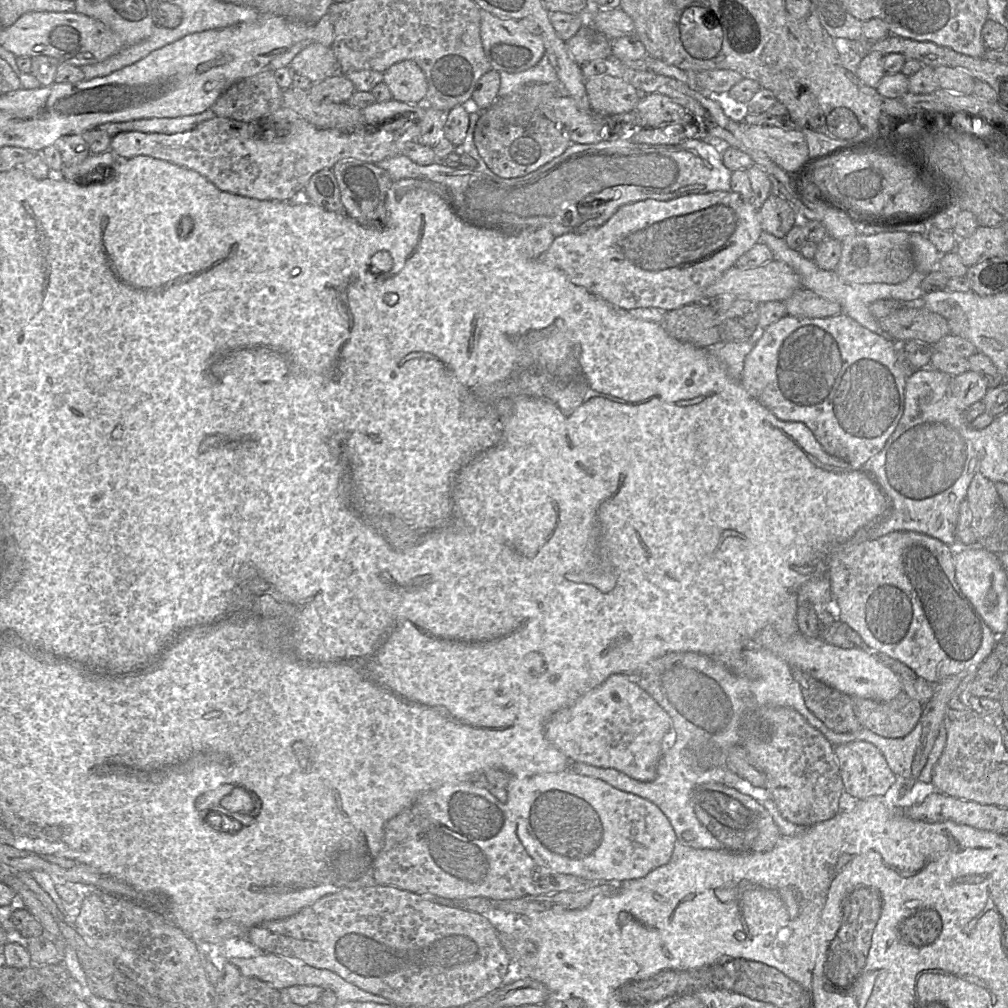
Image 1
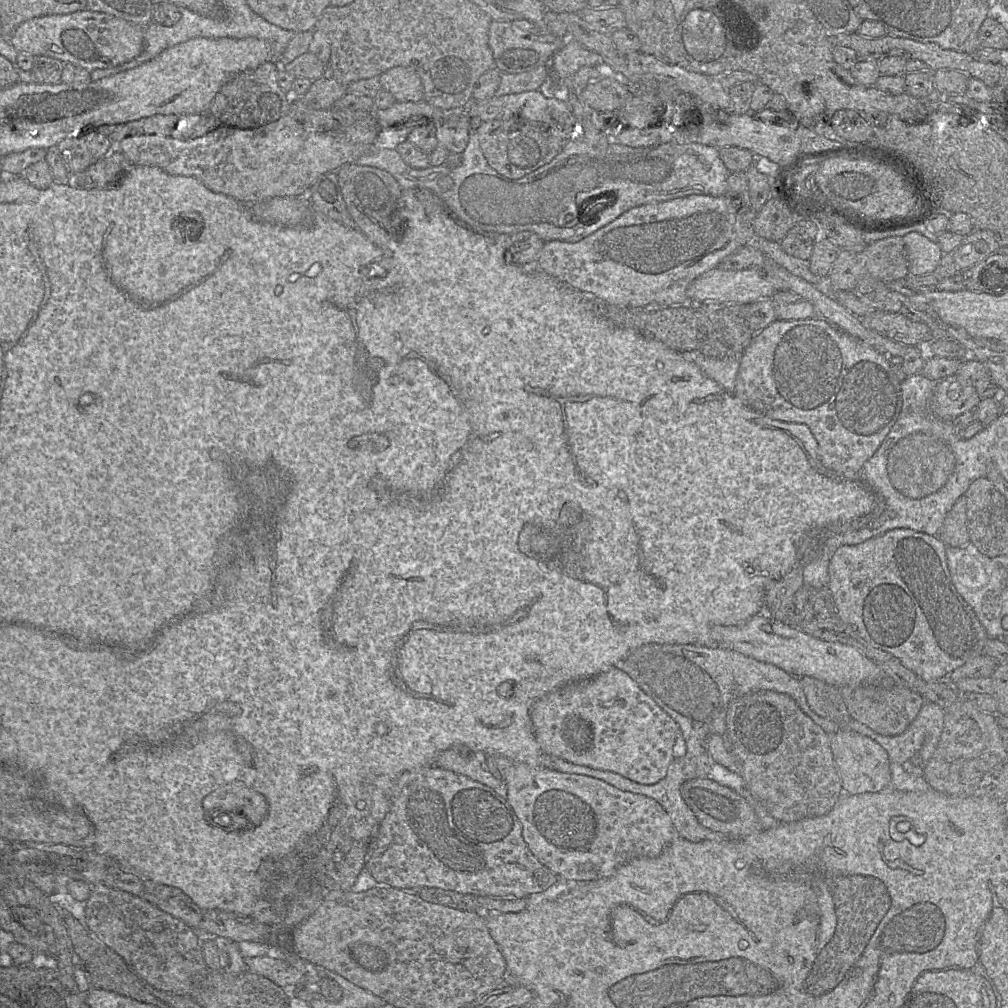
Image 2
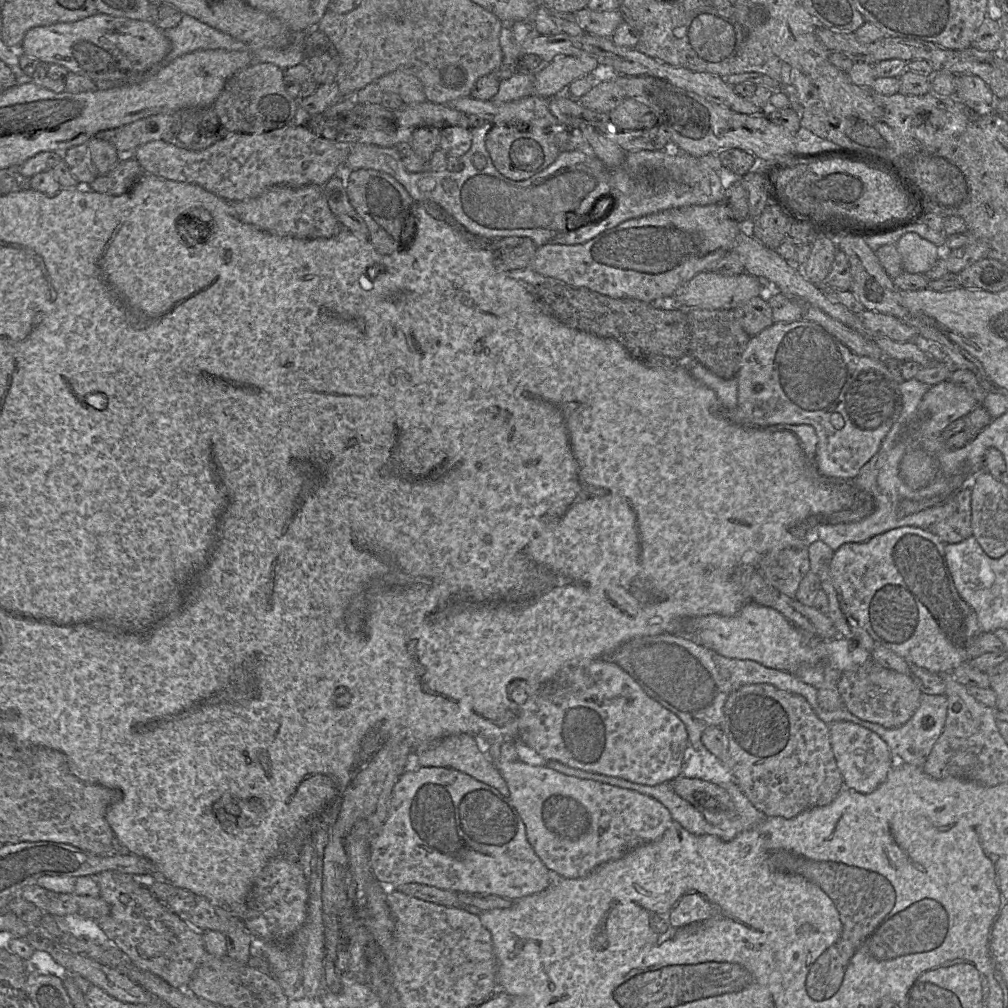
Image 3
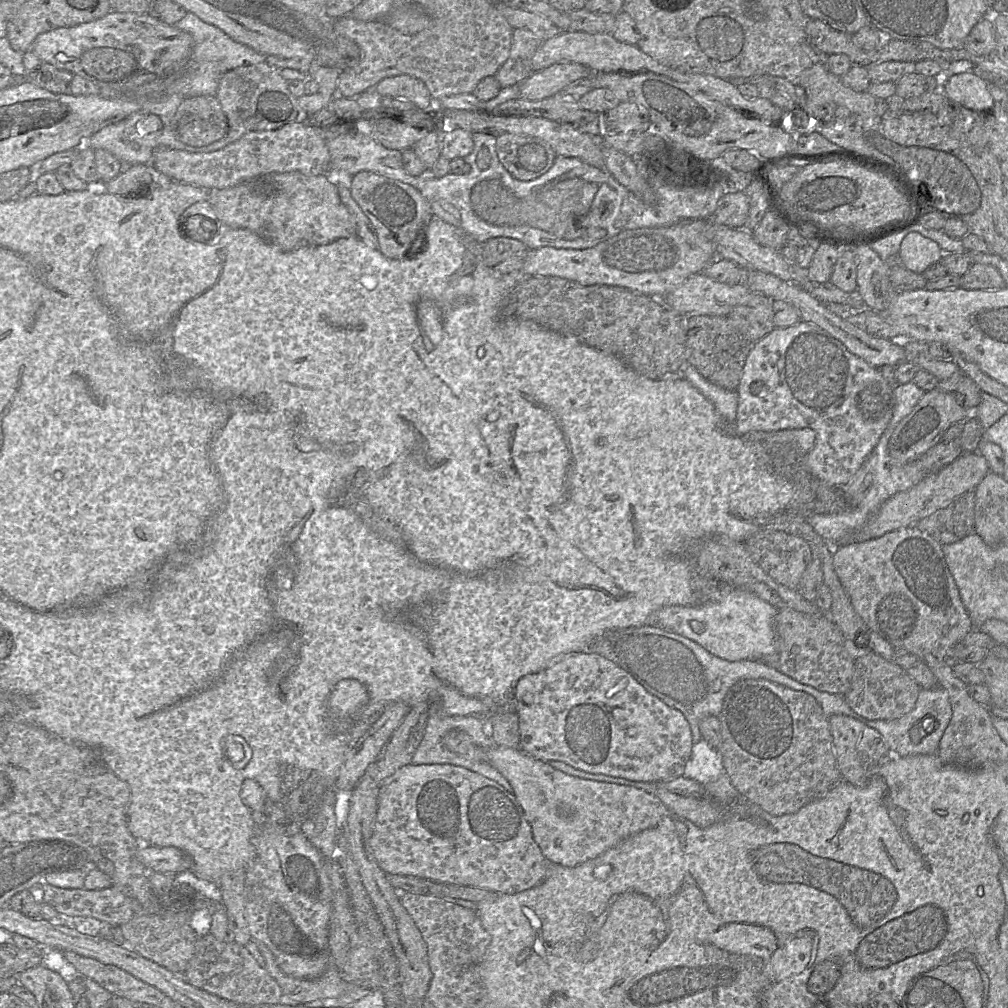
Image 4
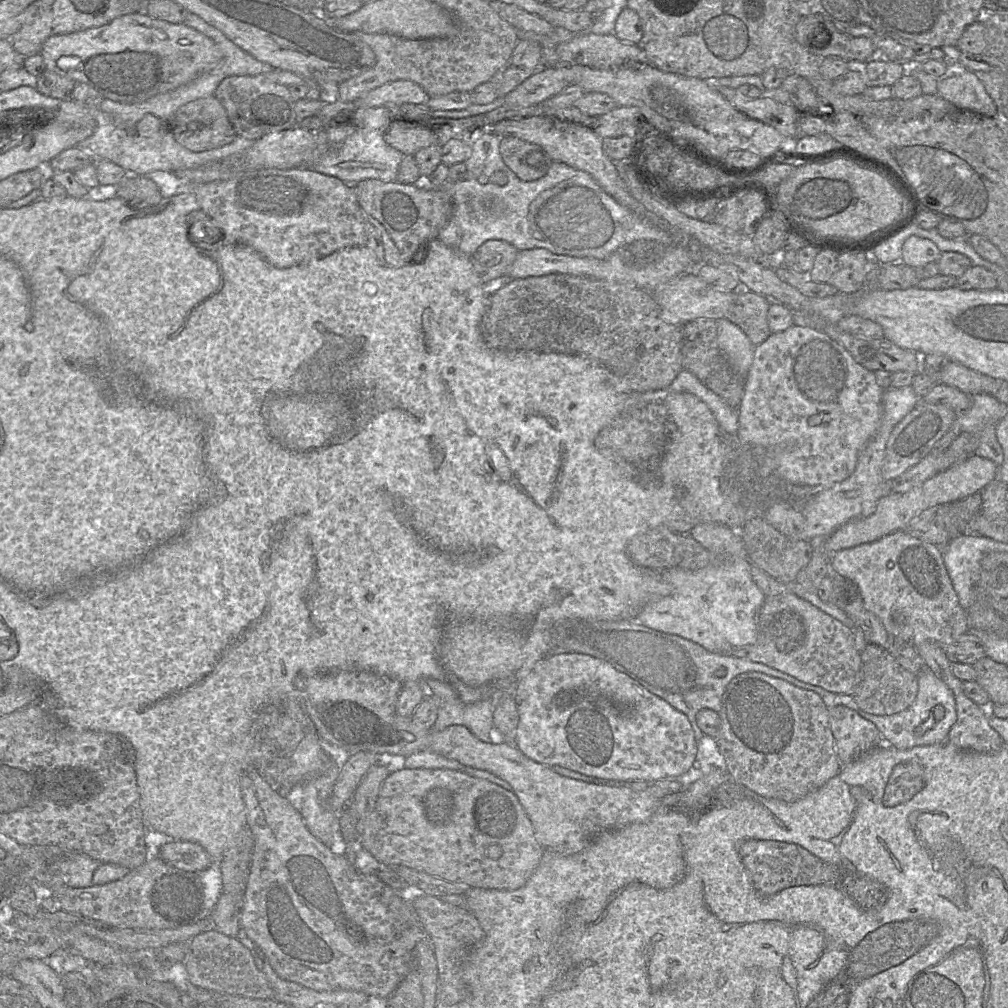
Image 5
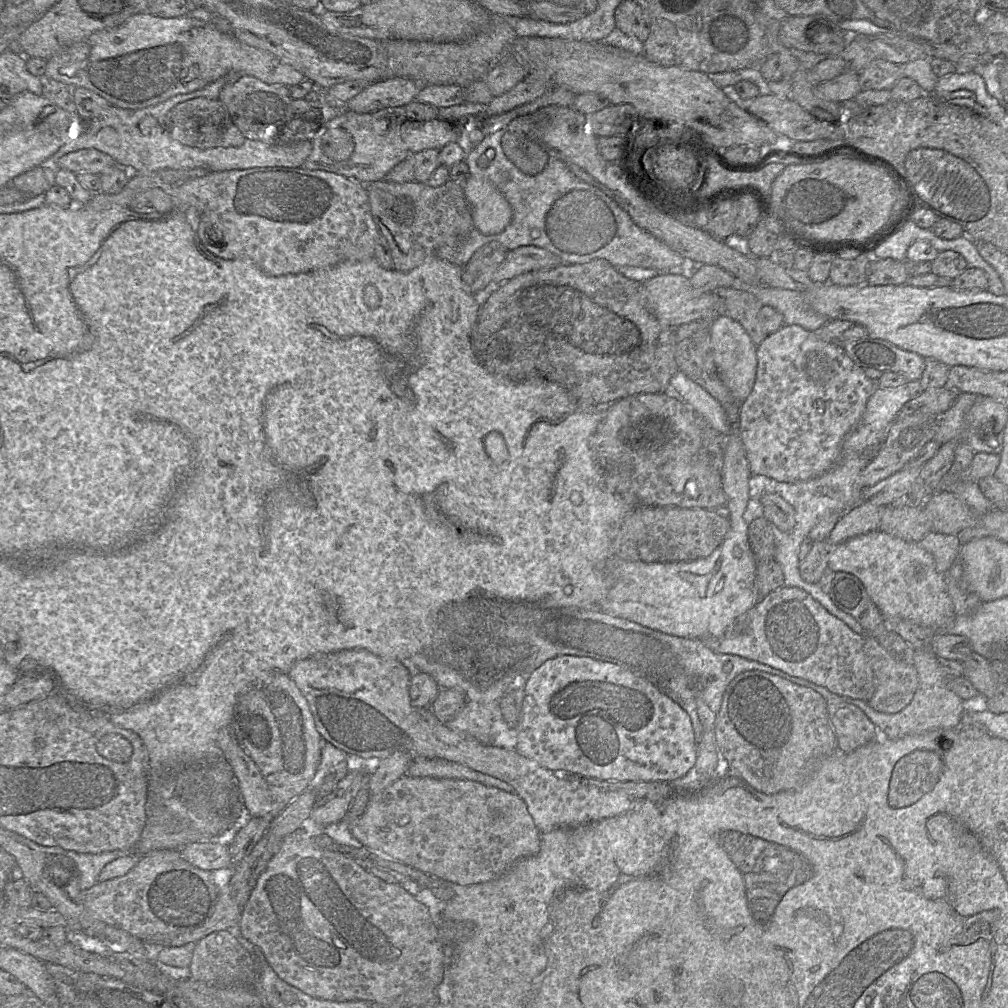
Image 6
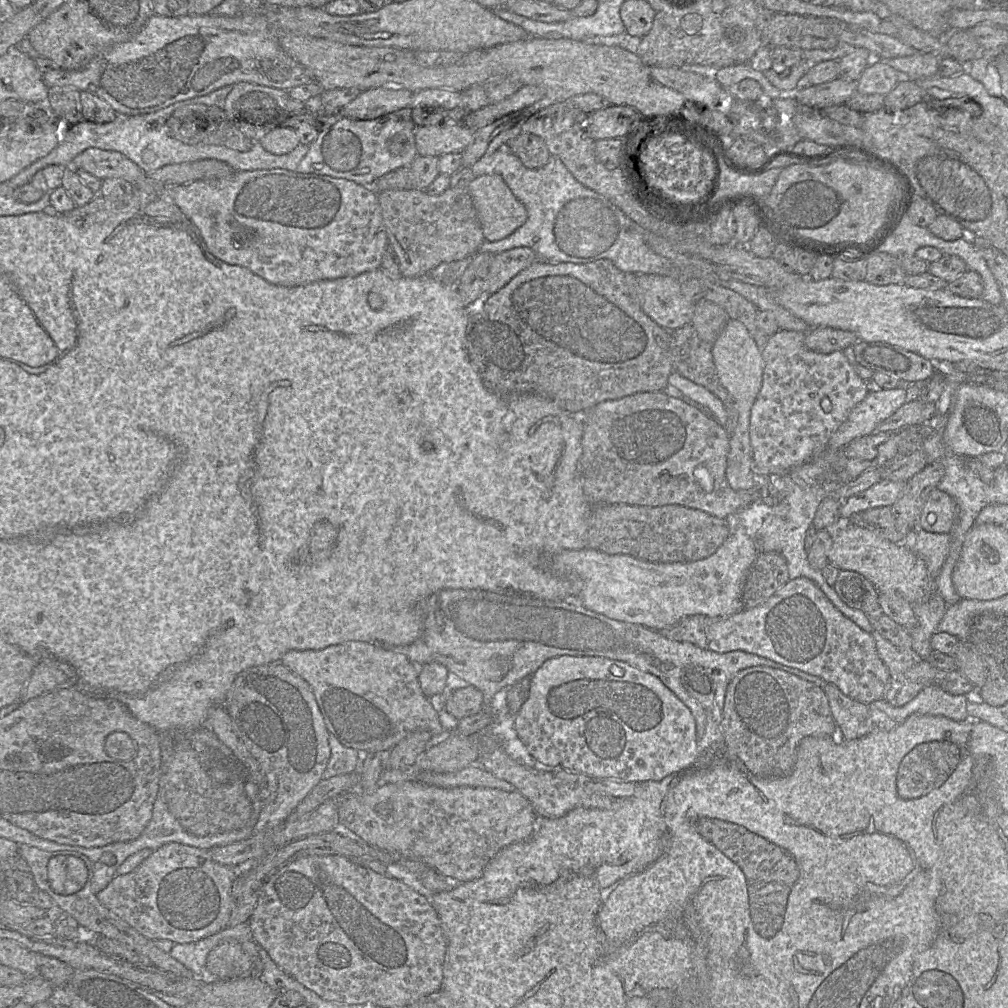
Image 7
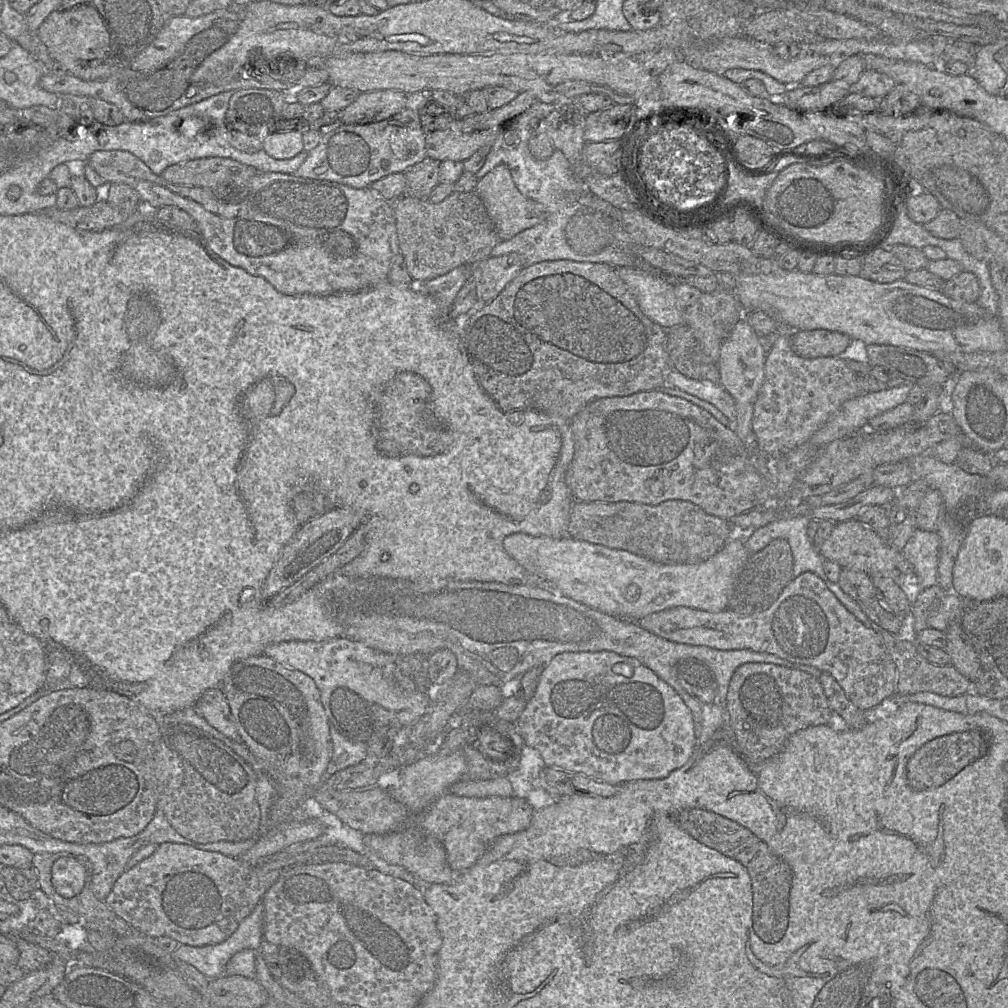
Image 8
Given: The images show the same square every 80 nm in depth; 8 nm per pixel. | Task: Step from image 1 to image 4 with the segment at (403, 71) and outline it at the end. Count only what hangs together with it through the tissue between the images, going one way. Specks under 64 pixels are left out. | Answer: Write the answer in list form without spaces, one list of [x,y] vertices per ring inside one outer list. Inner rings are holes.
[[[408,75],[385,78],[375,86],[375,89],[383,97],[410,101],[426,113],[433,114],[446,110],[437,108],[436,101],[422,81]]]

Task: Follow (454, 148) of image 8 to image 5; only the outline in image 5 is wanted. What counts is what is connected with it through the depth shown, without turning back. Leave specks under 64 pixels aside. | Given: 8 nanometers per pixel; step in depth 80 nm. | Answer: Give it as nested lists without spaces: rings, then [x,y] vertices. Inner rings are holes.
[[[394,120],[390,124],[384,140],[404,156],[414,156],[422,148],[441,143],[438,136],[425,126],[411,125],[403,120]]]

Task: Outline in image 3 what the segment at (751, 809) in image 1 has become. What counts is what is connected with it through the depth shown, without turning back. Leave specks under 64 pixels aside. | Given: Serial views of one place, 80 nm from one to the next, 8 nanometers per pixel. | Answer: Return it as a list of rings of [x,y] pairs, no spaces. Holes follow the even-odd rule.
[[[683,776],[671,783],[676,794],[695,807],[710,824],[717,826],[734,818],[734,803],[728,792],[719,785]]]

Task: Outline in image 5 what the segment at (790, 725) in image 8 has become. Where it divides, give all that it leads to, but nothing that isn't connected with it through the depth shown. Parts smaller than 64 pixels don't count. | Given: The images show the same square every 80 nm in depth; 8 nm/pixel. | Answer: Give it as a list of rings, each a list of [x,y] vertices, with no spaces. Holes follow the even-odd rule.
[[[746,672],[728,683],[718,714],[720,729],[716,742],[725,759],[729,779],[762,797],[795,802],[822,787],[841,769],[829,725],[827,706],[813,691],[760,672]]]

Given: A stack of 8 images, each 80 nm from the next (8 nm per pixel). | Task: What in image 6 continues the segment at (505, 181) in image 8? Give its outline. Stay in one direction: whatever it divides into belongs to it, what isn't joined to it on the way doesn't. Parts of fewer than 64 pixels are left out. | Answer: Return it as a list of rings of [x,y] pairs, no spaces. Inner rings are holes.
[[[469,176],[462,182],[475,227],[485,235],[501,233],[512,220],[512,208],[490,181]]]

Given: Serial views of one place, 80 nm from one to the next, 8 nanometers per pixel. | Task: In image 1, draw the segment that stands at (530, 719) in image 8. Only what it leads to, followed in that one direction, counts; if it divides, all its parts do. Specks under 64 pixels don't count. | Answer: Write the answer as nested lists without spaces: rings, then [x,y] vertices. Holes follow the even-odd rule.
[[[617,673],[610,675],[570,706],[555,712],[545,723],[544,733],[548,742],[571,763],[581,762],[600,768],[612,768],[635,780],[650,782],[656,777],[658,762],[663,755],[663,739],[671,728],[671,717],[633,677]]]

